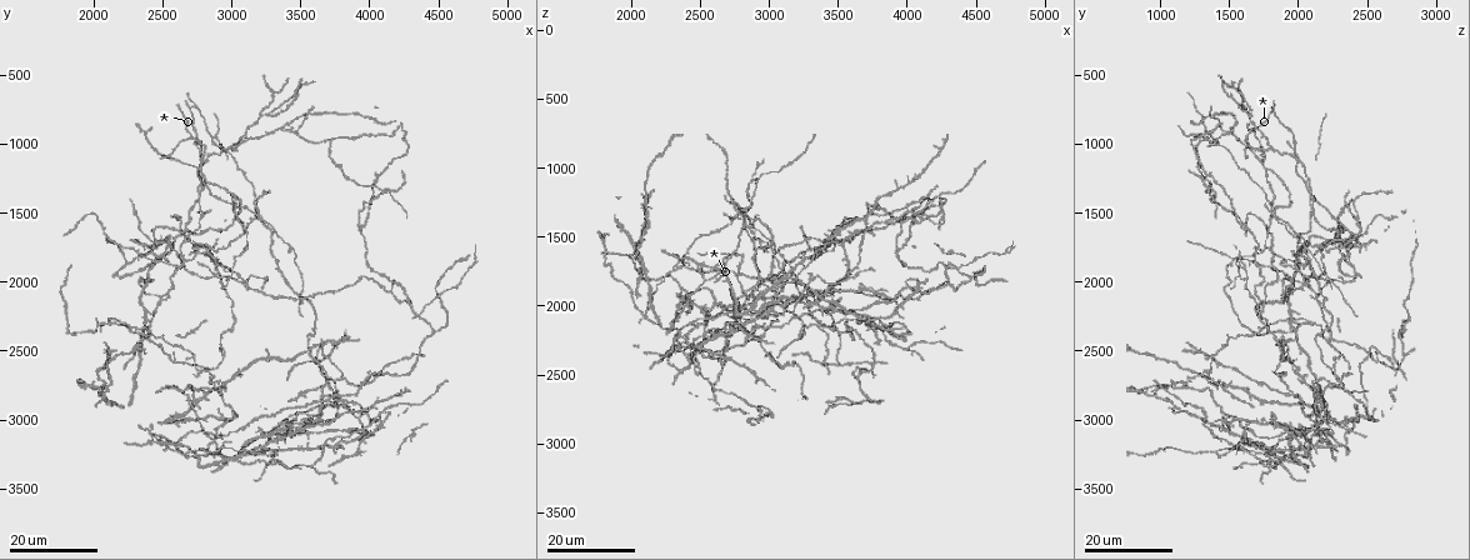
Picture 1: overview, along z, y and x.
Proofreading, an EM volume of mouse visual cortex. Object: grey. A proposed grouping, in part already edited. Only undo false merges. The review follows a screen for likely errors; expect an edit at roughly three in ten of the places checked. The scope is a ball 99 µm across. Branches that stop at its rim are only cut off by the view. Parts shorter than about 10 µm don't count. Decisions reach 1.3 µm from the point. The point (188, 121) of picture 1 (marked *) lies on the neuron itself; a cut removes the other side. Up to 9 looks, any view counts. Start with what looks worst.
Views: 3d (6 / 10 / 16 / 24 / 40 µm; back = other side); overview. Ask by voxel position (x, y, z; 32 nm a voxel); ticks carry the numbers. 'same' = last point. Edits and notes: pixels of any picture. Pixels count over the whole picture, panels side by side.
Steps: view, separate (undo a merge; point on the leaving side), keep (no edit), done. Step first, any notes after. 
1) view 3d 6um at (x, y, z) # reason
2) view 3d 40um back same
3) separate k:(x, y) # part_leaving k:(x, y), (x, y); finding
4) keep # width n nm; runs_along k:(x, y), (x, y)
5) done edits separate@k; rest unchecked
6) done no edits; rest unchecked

view 3d 16um at (3180, 1520, 1820) # four-way junction

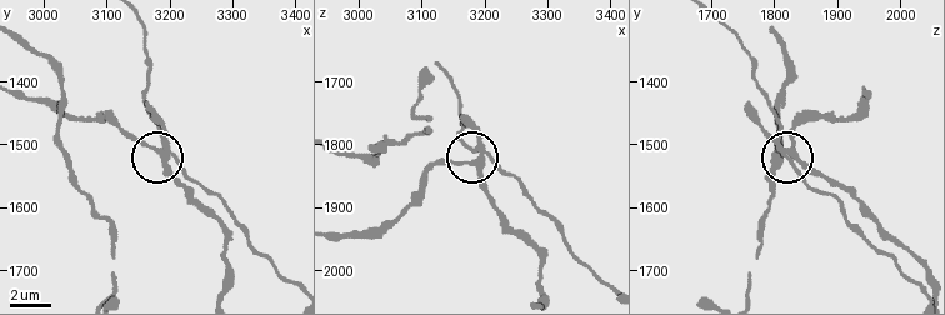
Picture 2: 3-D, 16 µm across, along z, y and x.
view 3d 6um at (3195, 1520, 1835) # zoom in

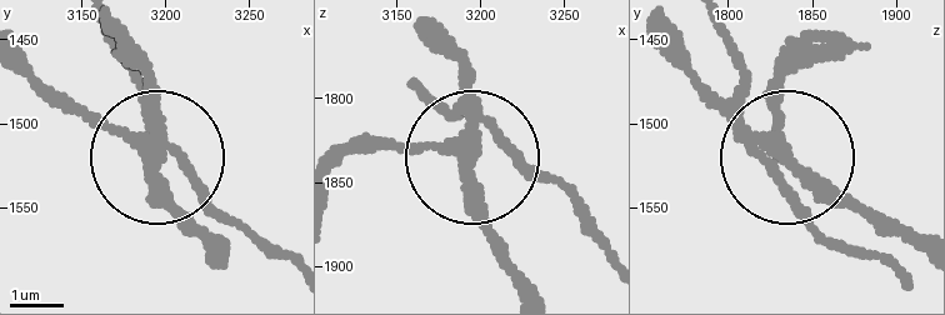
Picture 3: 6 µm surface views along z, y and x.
separate 3:(426, 105) # width 280 nm; part_leaving 3:(745, 119), (745, 70), (723, 29); a second neuron is stuck on

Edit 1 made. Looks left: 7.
view 3d 16um at (2760, 1200, 1760) # looks like a crossing

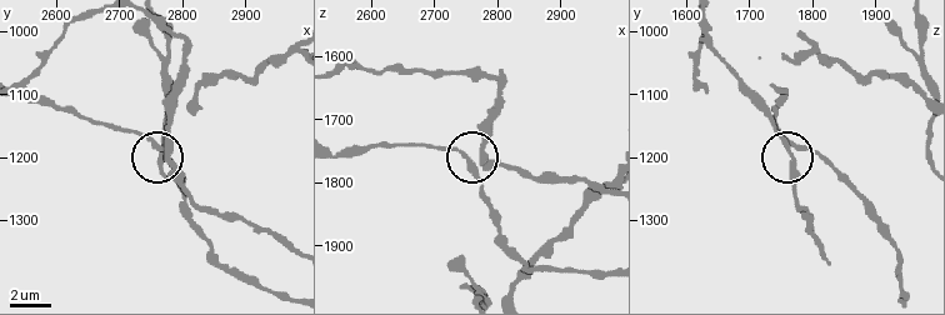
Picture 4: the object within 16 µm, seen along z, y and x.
view 3d 6um at (2775, 1195, 1765) # closer look

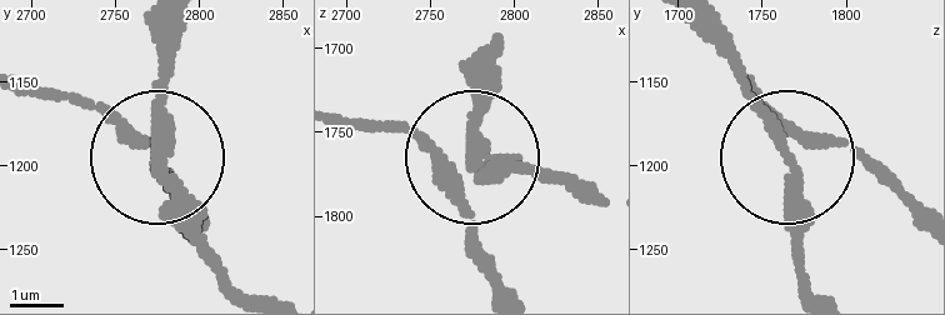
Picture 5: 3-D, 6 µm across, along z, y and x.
view 3d 6um back at (2776, 1194, 1768)

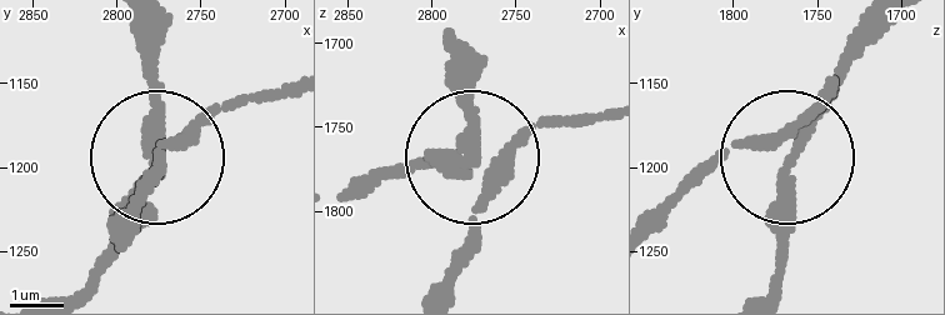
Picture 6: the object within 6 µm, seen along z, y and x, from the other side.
keep # arms 4; runs_along 6:(449, 53), (475, 160), (413, 160); all the same neuron

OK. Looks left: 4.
view overview

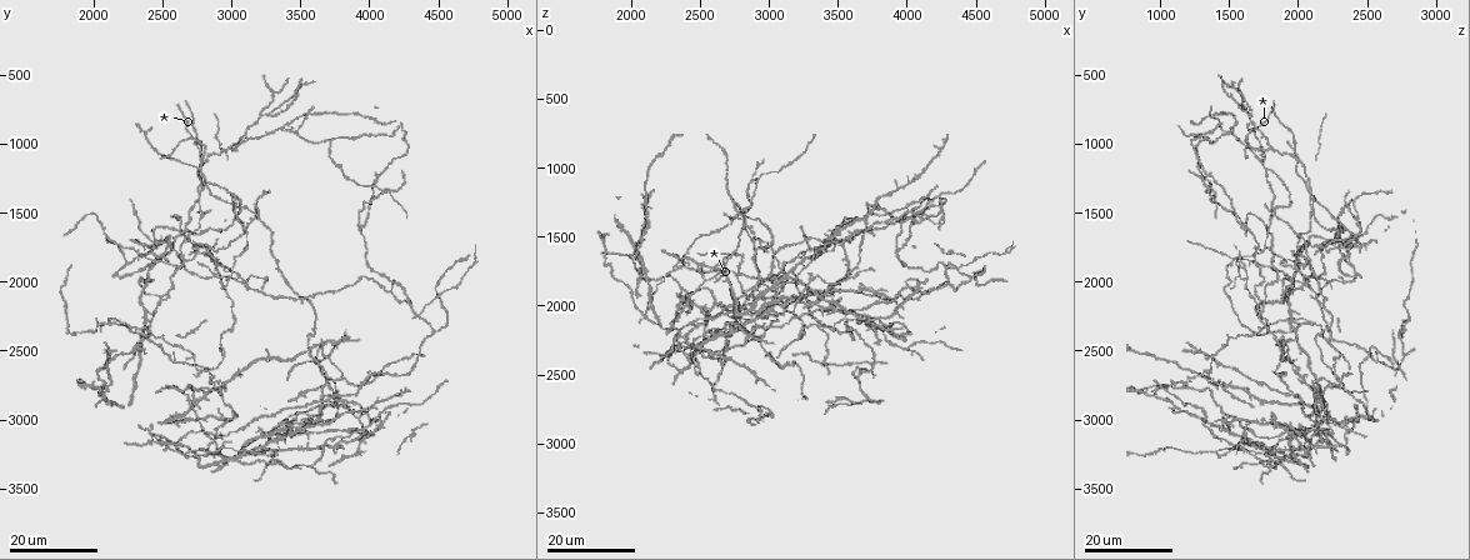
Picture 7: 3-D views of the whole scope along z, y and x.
view 3d 16um at (3920, 1600, 1620) # side arm on a straight run

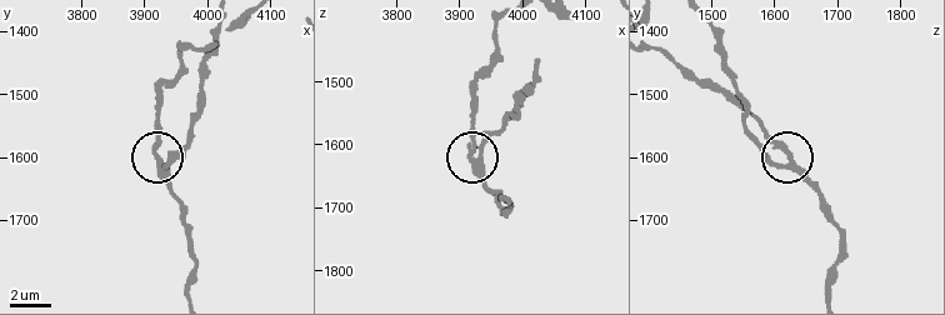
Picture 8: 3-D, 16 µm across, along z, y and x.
view 3d 6um at (3930, 1620, 1630)

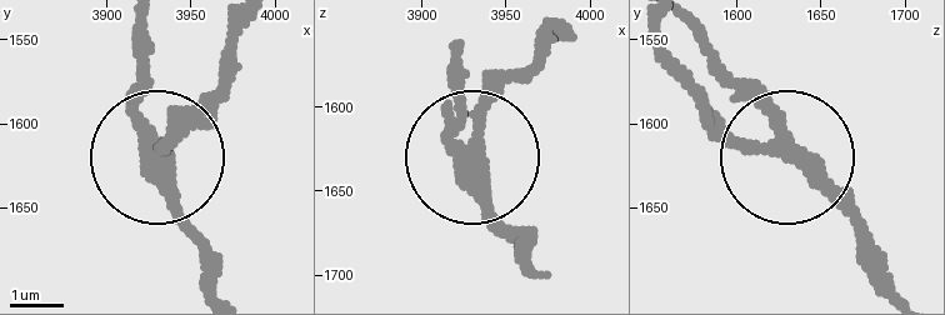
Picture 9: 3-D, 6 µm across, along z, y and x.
view 3d 6um back at (3930, 1618, 1630)

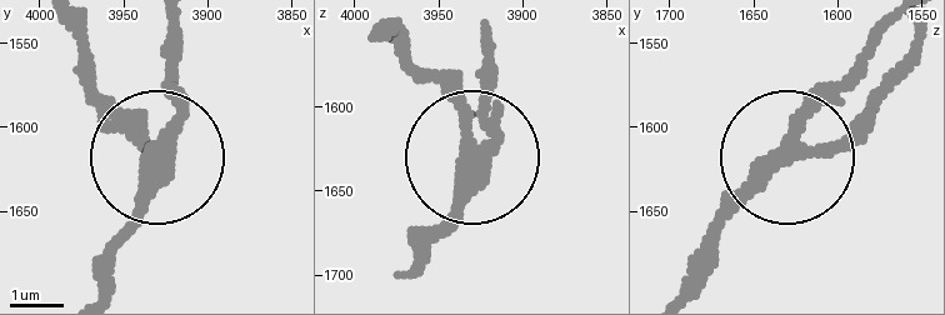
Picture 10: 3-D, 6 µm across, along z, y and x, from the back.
keep # width 300 nm; runs_along 10:(888, 26), (798, 156), (834, 146), (884, 98); continuous, no second neuron

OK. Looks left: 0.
done edits separate@3; rest unchecked

